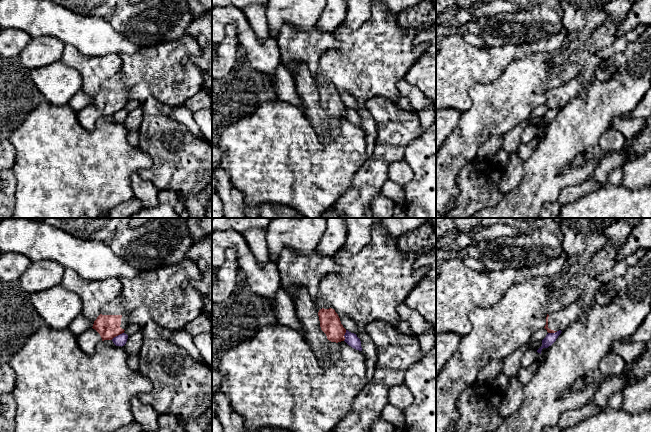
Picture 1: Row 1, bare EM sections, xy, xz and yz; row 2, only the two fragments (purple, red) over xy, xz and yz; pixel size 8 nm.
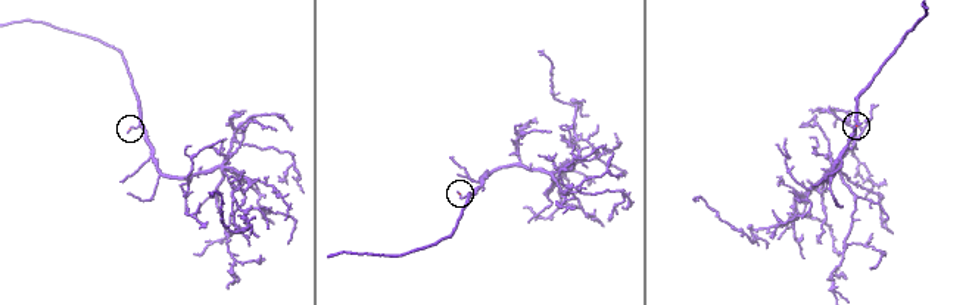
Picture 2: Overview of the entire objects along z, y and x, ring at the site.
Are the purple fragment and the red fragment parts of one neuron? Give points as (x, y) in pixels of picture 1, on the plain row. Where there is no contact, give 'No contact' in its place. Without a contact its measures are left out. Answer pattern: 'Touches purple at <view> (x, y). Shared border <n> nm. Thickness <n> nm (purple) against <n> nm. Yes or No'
Touches purple at xy (118, 111). Shared border 120 nm. Thickness 90 nm (purple) against 190 nm. No

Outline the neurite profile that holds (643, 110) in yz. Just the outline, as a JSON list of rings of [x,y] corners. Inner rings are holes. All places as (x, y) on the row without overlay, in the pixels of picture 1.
[[[651,87],[639,104],[629,113],[621,116],[623,119],[641,118],[647,120],[651,116]]]

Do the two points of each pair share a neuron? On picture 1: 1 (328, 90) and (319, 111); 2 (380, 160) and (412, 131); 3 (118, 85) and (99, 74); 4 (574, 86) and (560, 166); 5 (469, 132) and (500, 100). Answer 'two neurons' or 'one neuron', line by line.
1: one neuron
2: one neuron
3: two neurons
4: two neurons
5: one neuron

